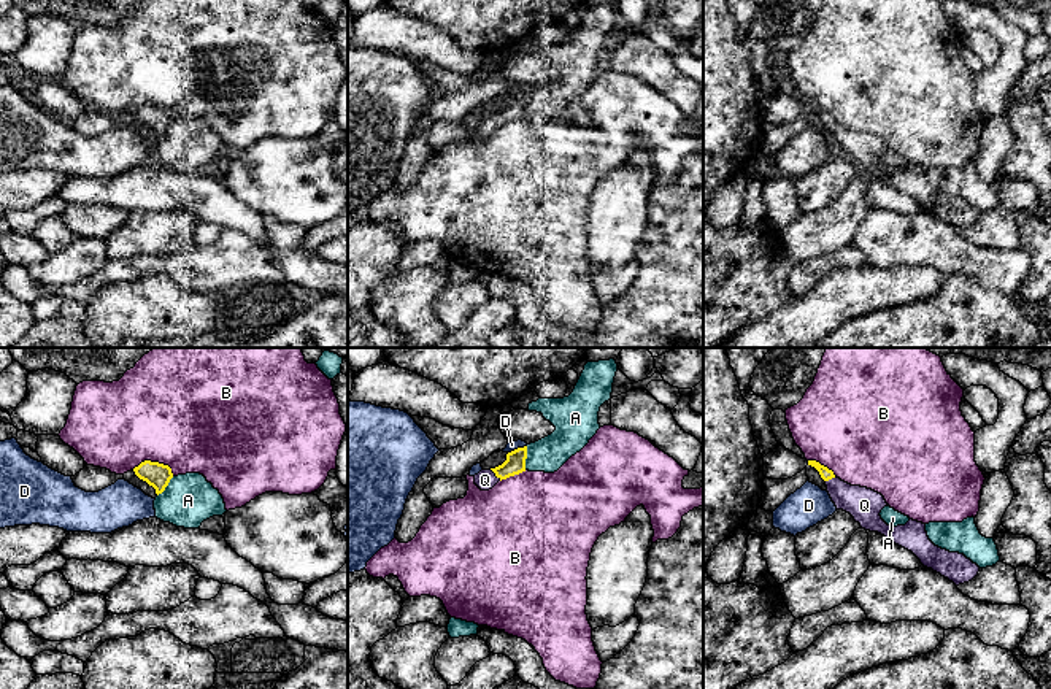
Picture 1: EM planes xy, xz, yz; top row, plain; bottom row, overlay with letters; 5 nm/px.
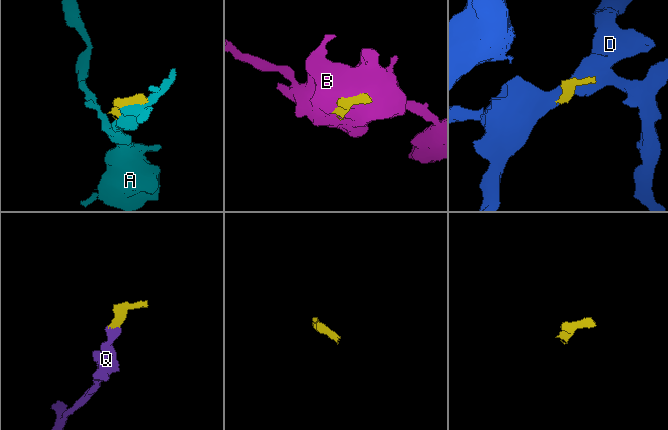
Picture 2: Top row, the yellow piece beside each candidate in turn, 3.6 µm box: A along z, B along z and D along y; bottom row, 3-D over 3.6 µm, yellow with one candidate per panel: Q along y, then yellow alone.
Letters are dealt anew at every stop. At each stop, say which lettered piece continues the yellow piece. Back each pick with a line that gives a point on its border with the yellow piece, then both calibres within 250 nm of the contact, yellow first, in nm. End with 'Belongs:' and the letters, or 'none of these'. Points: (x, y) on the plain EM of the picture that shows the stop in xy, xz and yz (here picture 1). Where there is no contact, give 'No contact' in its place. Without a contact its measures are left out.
Q: Touches yellow at xz (496, 119). Thickness 110 nm (yellow) against 100 nm
Belongs: Q

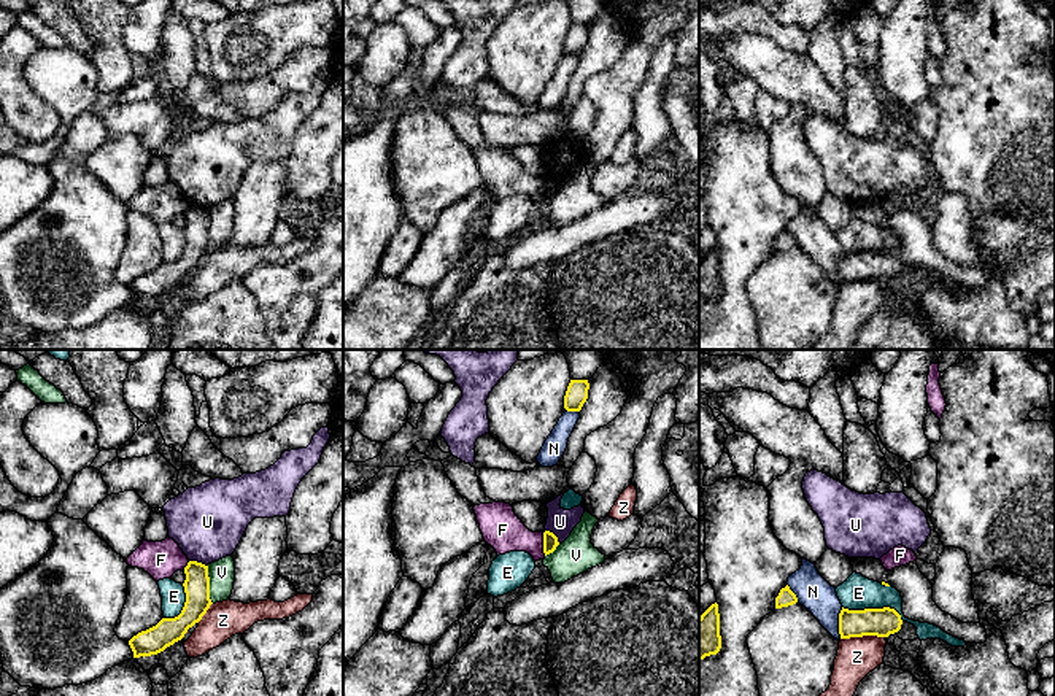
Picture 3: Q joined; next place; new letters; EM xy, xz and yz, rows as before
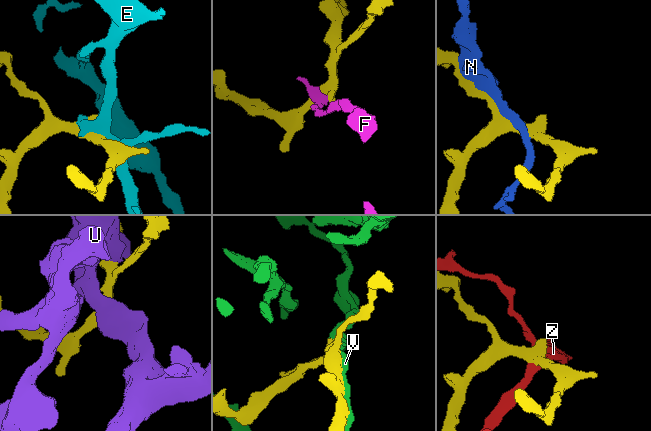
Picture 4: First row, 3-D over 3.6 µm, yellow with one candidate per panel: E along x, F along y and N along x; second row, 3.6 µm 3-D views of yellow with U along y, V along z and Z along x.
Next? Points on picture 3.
Belongs: none of these

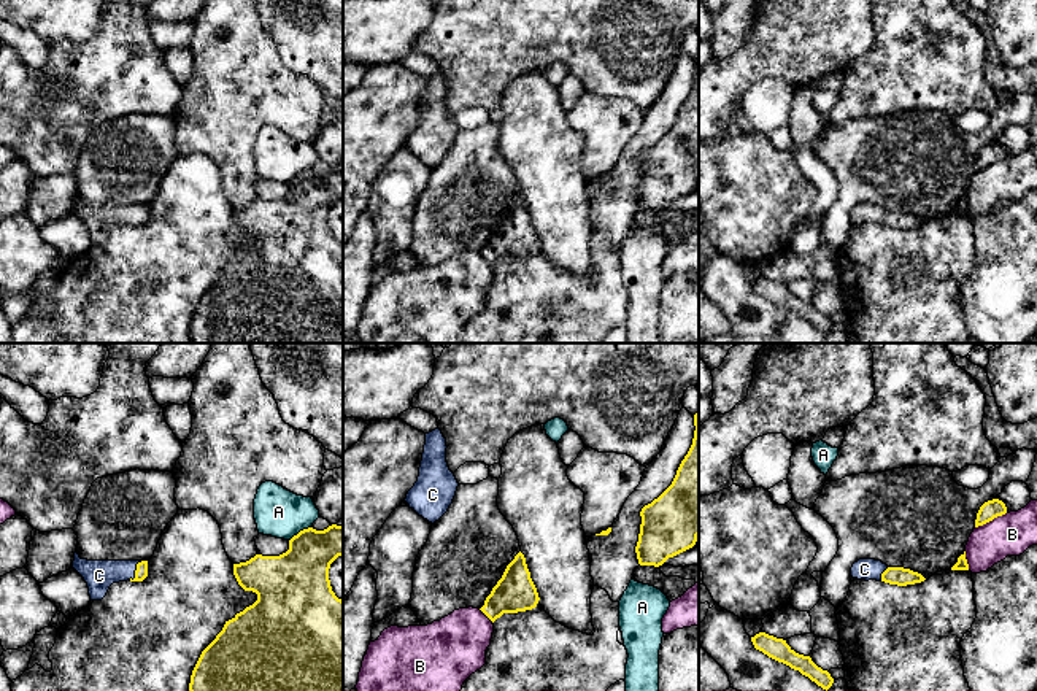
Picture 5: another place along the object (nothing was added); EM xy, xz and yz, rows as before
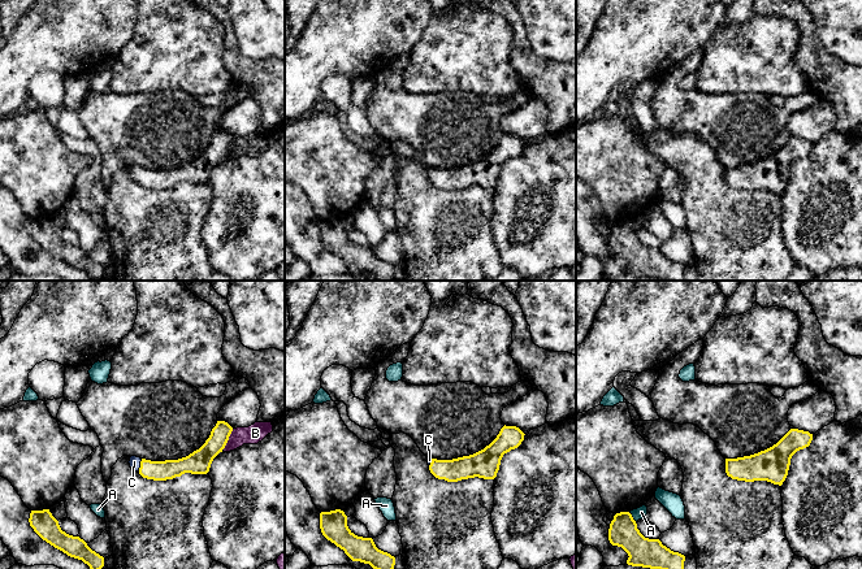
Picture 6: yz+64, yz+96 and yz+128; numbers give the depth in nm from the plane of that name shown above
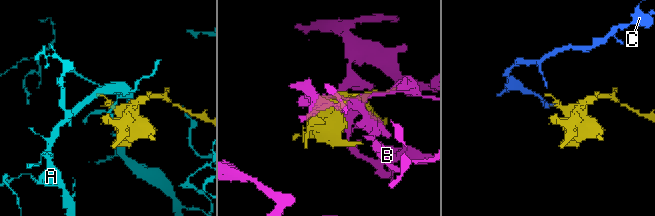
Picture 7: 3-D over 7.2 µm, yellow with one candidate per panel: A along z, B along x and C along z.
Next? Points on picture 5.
C: Touches yellow at xy (135, 215). Thickness 60 nm (yellow) against 150 nm
Belongs: C

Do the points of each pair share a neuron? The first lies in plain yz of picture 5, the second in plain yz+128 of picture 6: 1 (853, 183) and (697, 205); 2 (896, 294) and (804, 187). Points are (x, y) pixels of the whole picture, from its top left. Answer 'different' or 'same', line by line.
1: different
2: different

